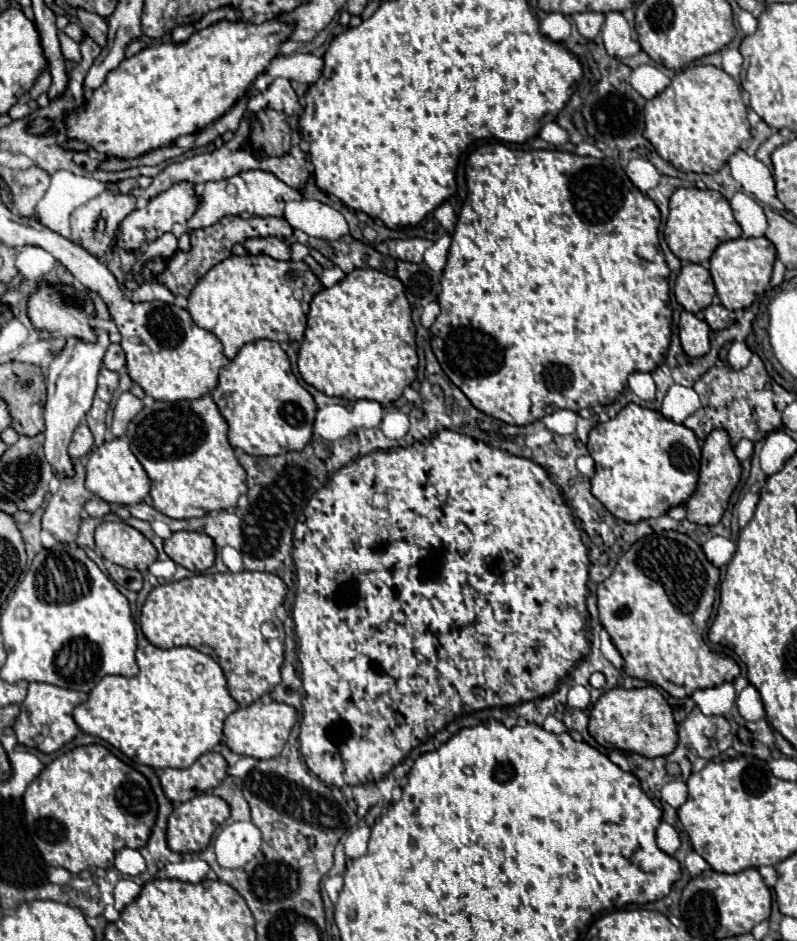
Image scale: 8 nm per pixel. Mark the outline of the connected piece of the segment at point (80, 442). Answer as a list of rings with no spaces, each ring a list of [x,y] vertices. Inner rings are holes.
[[[80,423],[80,425],[76,427],[76,431],[74,431],[72,441],[70,441],[70,447],[68,447],[70,457],[76,459],[76,457],[86,455],[86,453],[92,449],[92,445],[94,445],[94,439],[92,439],[92,433],[90,433],[88,425],[86,425],[86,423]]]

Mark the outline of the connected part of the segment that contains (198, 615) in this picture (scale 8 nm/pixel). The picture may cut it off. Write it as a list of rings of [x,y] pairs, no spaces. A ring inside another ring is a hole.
[[[260,571],[198,573],[182,581],[164,583],[152,589],[142,607],[140,625],[142,625],[146,639],[160,649],[190,645],[210,655],[214,661],[218,661],[228,679],[230,695],[240,703],[240,707],[246,707],[258,701],[264,693],[272,691],[280,683],[280,667],[284,663],[284,629],[282,629],[280,619],[276,617],[276,609],[284,603],[286,593],[288,593],[286,583],[274,573],[260,573]],[[264,621],[272,621],[278,627],[280,637],[266,639],[260,633],[260,625]]]

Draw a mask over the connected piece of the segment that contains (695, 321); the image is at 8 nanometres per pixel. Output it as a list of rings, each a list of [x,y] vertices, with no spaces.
[[[684,311],[680,315],[680,341],[688,357],[702,357],[710,351],[710,327],[704,319]]]

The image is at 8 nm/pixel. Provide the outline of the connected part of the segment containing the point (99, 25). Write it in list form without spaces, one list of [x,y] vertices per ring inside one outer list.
[[[80,7],[76,9],[76,15],[78,15],[78,21],[80,21],[82,29],[86,31],[86,35],[90,39],[94,39],[100,47],[104,47],[106,45],[106,31],[108,31],[106,21],[100,15],[90,13],[86,9],[80,9]]]

